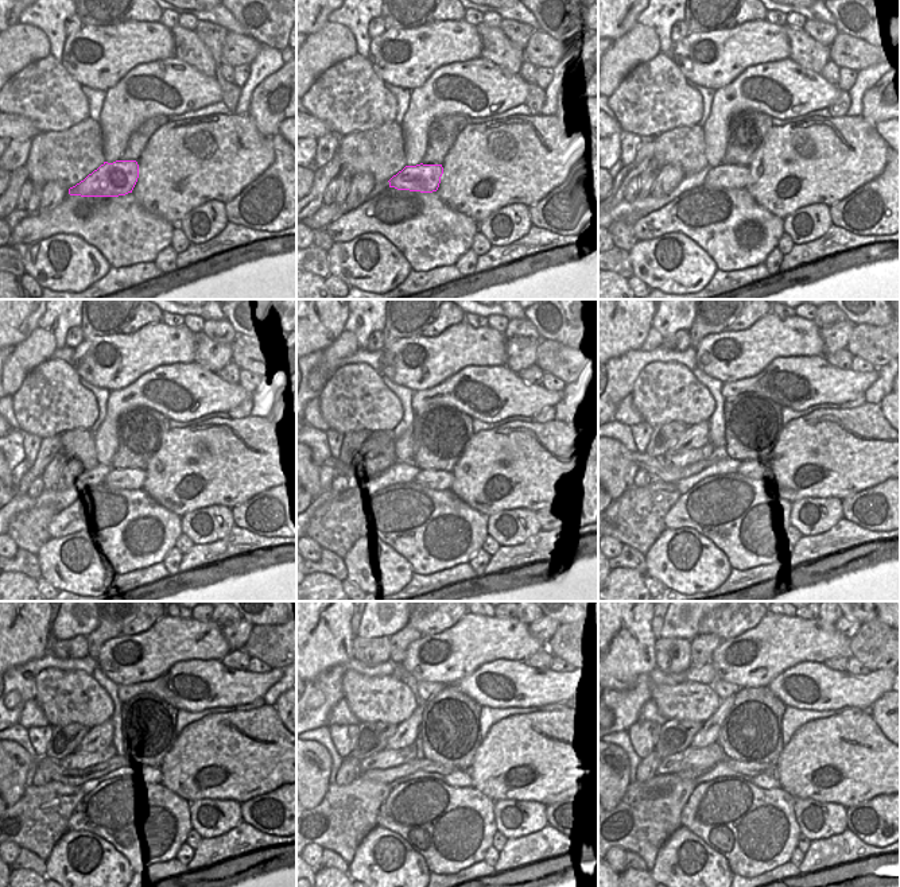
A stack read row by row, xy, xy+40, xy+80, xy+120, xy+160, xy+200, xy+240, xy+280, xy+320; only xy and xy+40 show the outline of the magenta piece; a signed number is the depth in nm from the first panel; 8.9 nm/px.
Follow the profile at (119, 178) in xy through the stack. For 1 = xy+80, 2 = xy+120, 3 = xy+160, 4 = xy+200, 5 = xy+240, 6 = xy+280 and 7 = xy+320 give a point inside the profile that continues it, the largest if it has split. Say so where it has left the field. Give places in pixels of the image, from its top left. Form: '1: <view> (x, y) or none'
1: xy+80 (732, 177)
2: xy+120 (119, 477)
3: xy+160 (431, 479)
4: xy+200 (748, 469)
5: xy+240 (150, 777)
6: xy+280 (458, 778)
7: xy+320 (767, 782)

